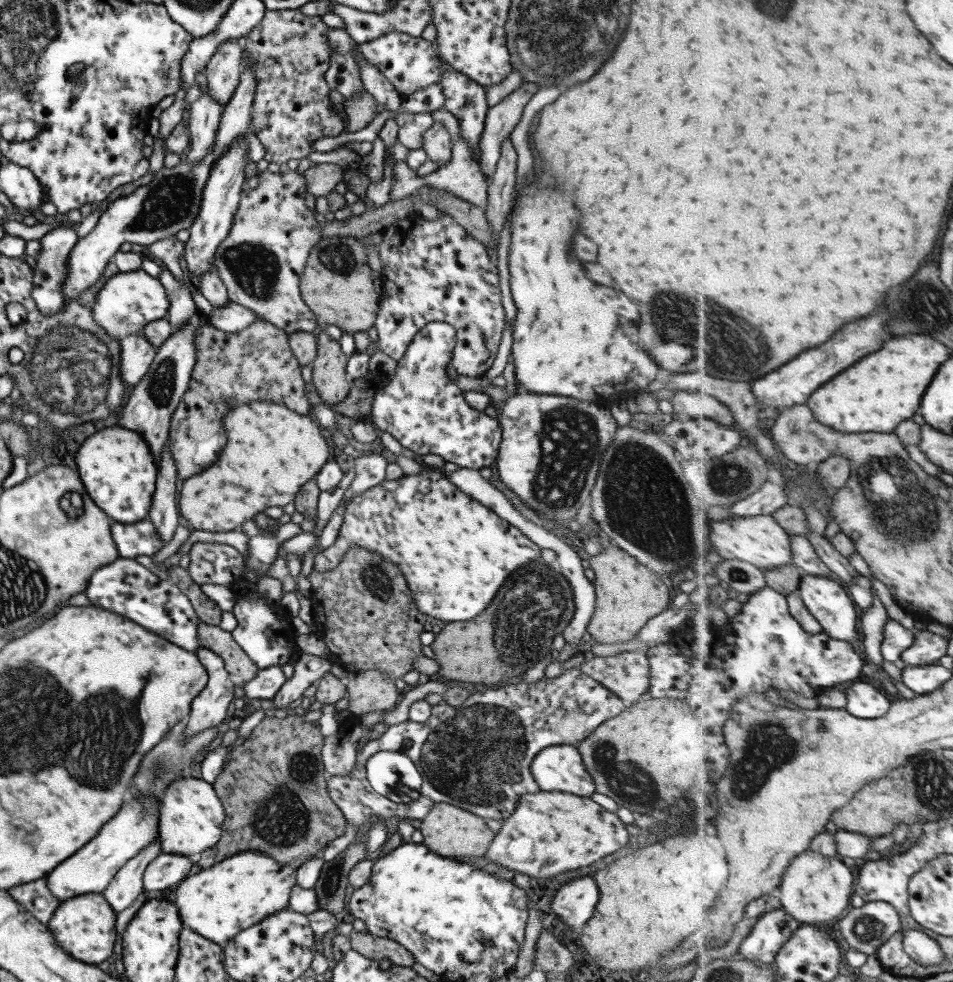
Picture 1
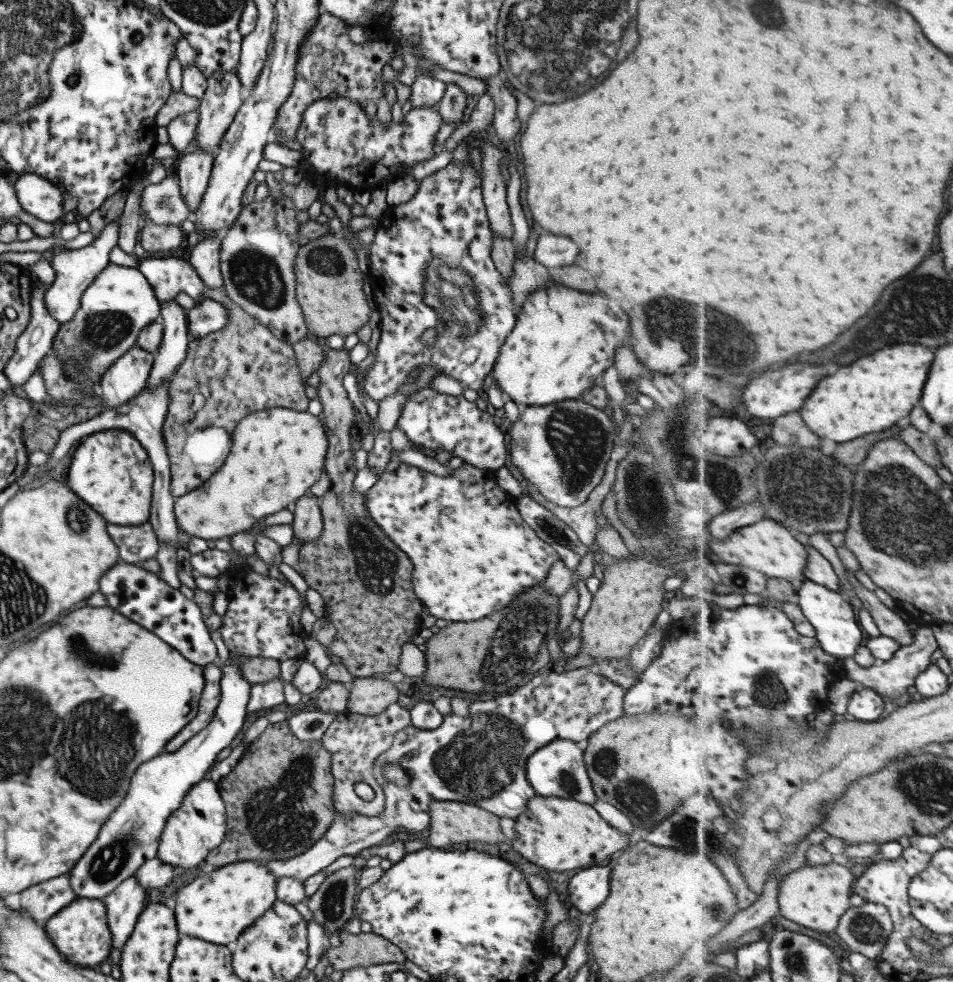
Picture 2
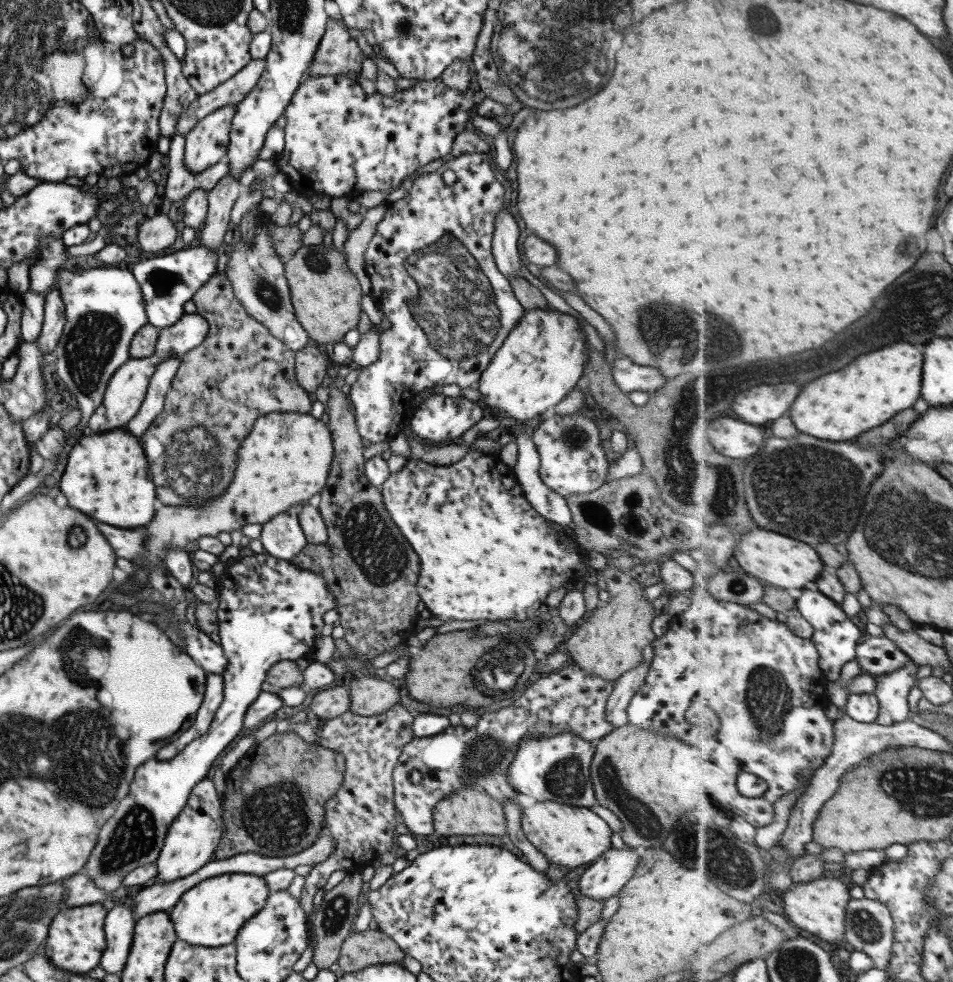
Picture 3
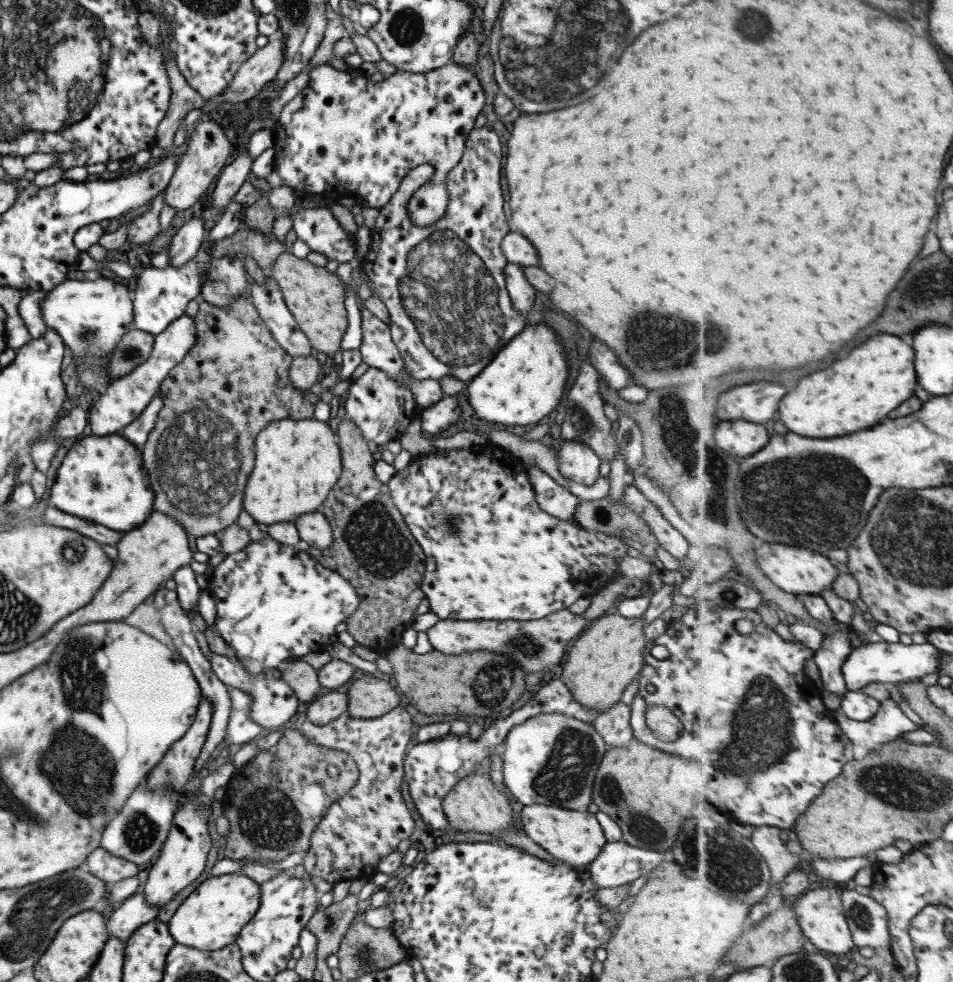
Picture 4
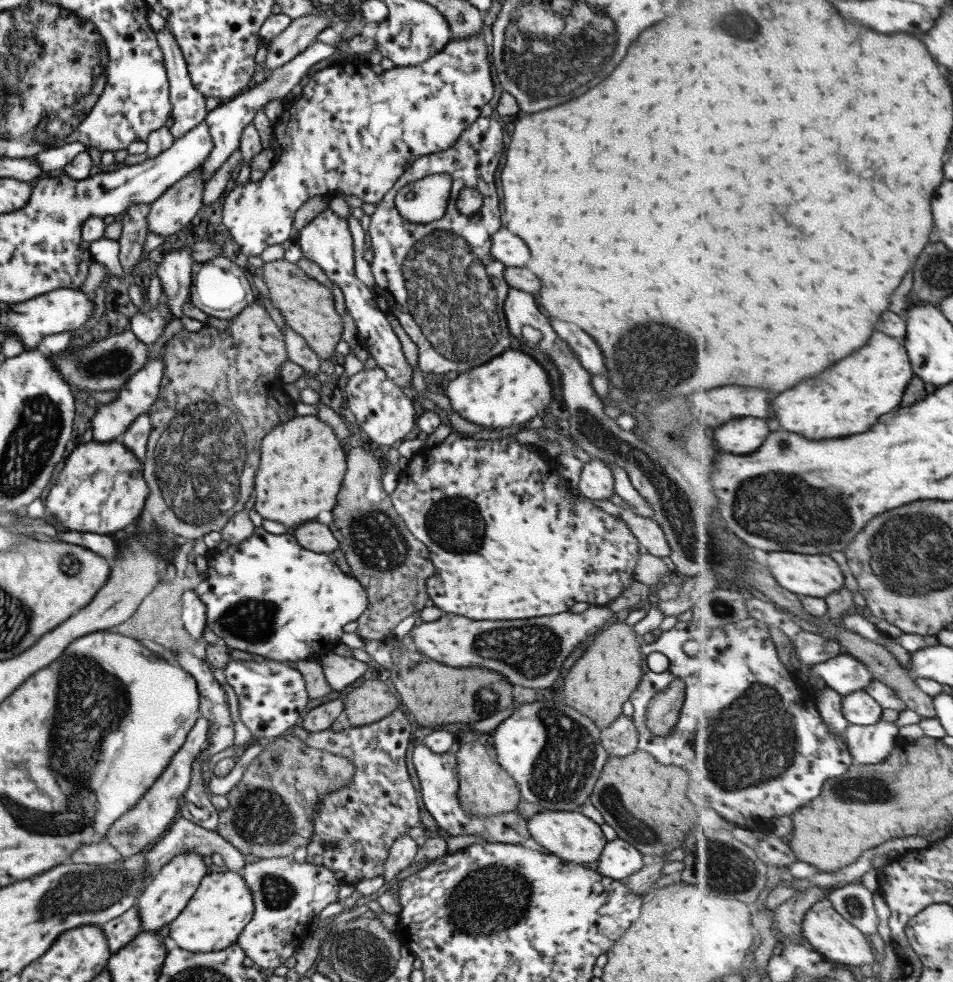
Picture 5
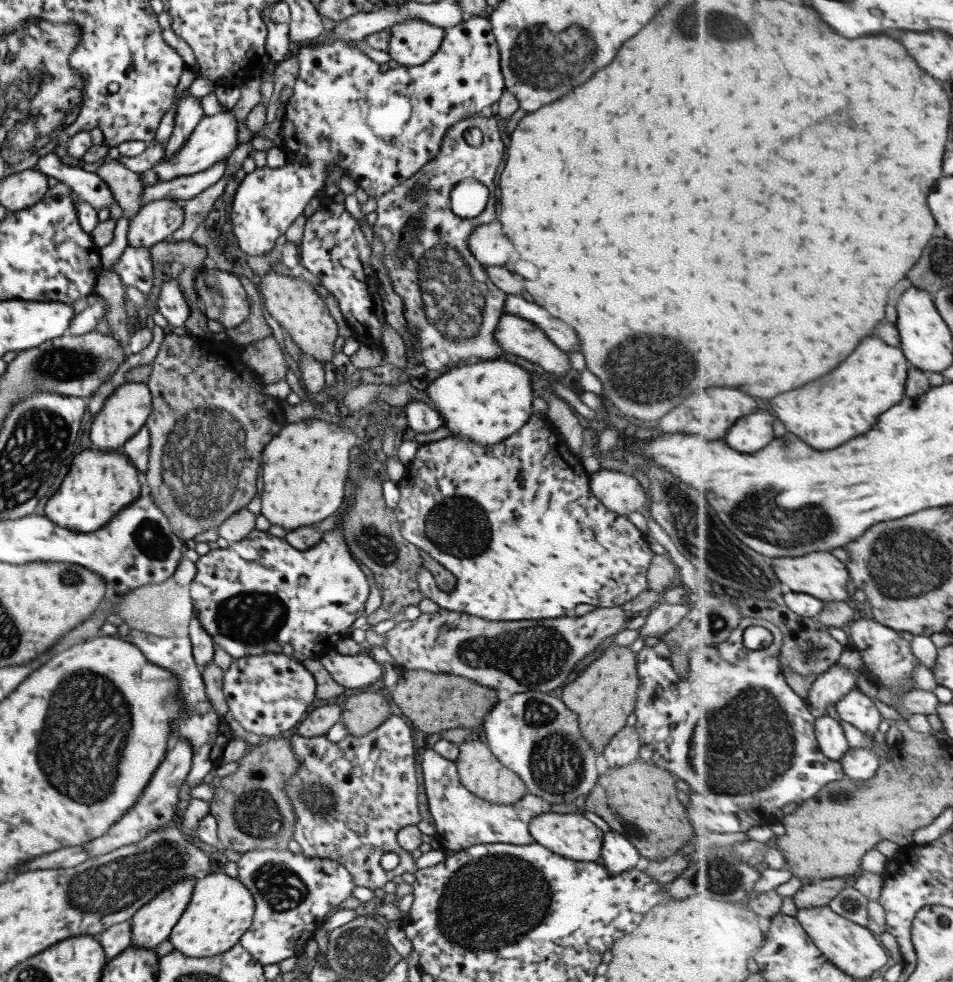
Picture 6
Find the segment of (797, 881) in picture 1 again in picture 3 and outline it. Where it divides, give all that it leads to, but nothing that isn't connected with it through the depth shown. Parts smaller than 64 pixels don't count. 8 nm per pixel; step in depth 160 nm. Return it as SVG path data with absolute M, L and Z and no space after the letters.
M821 877L811 882L800 882L781 894L785 917L799 928L831 943L845 945L848 904L851 890L839 878Z

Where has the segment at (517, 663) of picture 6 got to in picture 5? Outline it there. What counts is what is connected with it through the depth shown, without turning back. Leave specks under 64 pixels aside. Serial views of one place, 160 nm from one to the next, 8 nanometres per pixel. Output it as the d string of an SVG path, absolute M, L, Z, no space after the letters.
M589 605L581 614L561 612L557 616L541 616L537 620L507 620L507 622L489 622L489 620L469 620L463 616L443 613L433 622L422 622L407 633L413 641L413 650L425 655L427 659L434 660L453 668L477 667L487 671L495 671L504 676L512 686L521 688L547 689L554 680L559 678L561 663L571 650L580 642L595 636L611 618L611 612L606 606Z

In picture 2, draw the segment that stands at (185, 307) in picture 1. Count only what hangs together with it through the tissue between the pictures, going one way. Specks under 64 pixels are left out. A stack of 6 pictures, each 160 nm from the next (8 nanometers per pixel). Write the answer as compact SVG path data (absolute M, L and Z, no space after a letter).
M175 299L160 306L158 321L162 326L162 337L152 356L152 367L146 382L150 389L158 387L165 379L169 380L185 359L190 339L186 313L187 310L181 309Z

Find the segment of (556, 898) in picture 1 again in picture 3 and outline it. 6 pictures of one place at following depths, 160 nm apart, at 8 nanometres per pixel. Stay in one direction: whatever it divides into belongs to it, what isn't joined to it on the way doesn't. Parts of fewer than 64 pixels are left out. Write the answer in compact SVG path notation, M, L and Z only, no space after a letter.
M609 847L599 858L588 864L578 878L578 892L587 898L607 900L615 896L633 874L639 851Z

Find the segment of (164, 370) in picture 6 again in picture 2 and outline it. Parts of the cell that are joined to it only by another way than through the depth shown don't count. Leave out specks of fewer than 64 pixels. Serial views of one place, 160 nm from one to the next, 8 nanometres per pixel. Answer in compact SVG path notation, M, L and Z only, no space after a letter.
M223 287L205 288L204 298L223 304L228 312L228 323L223 328L220 328L215 332L209 332L208 335L201 336L200 339L190 338L185 359L181 361L181 364L179 364L179 366L174 370L169 379L168 405L162 424L162 439L168 456L170 468L170 489L174 498L184 495L186 492L193 490L195 487L199 487L200 484L203 484L209 478L209 476L211 476L217 470L217 468L223 464L223 460L225 460L225 456L227 456L227 452L229 452L229 446L231 446L233 429L237 426L239 420L241 420L241 418L243 418L246 414L277 407L293 409L299 412L307 410L308 399L305 397L304 393L305 383L301 378L298 364L296 363L295 354L292 350L292 345L283 342L282 340L277 340L277 337L274 337L272 332L269 332L269 329L265 328L265 325L259 323L258 320L255 320L250 314L247 314L232 300L229 300L229 297L224 292Z

